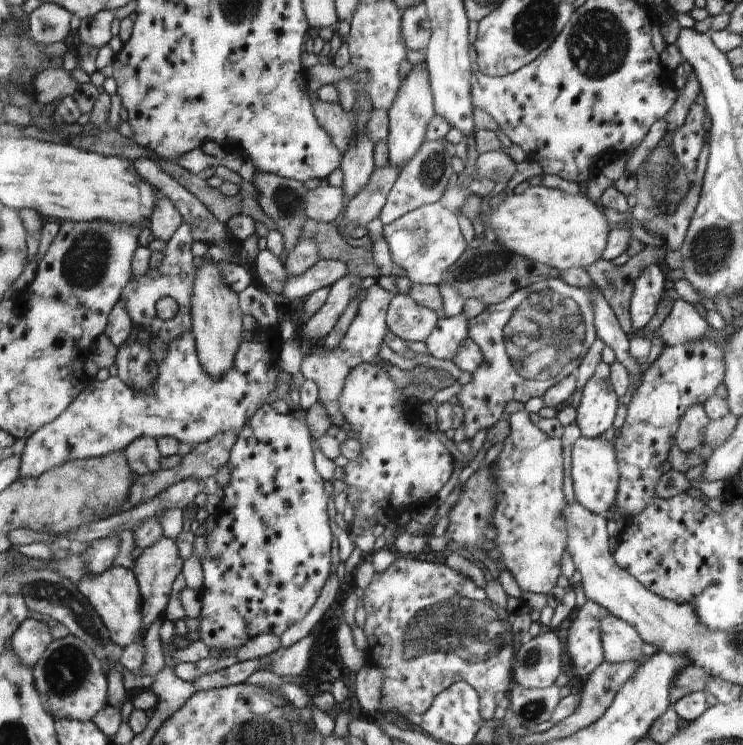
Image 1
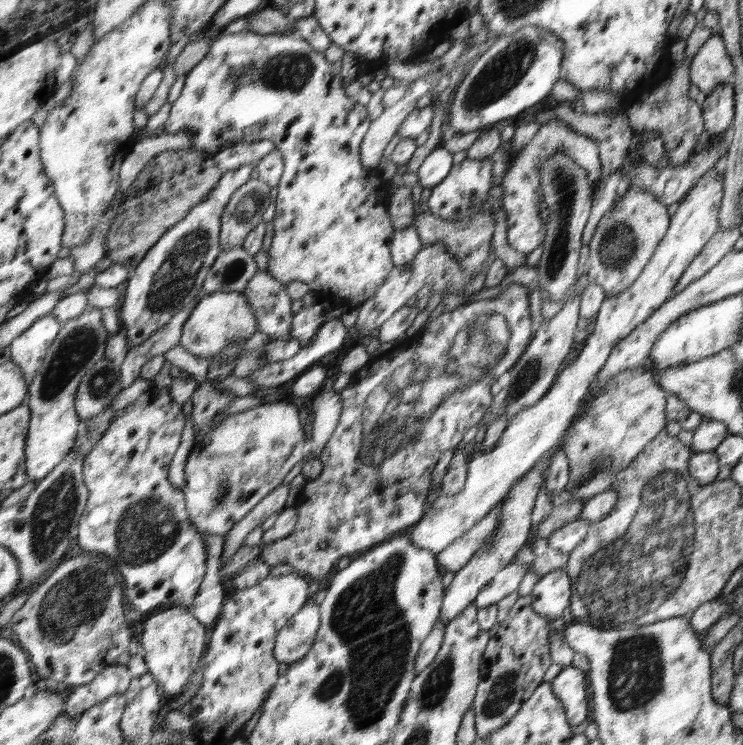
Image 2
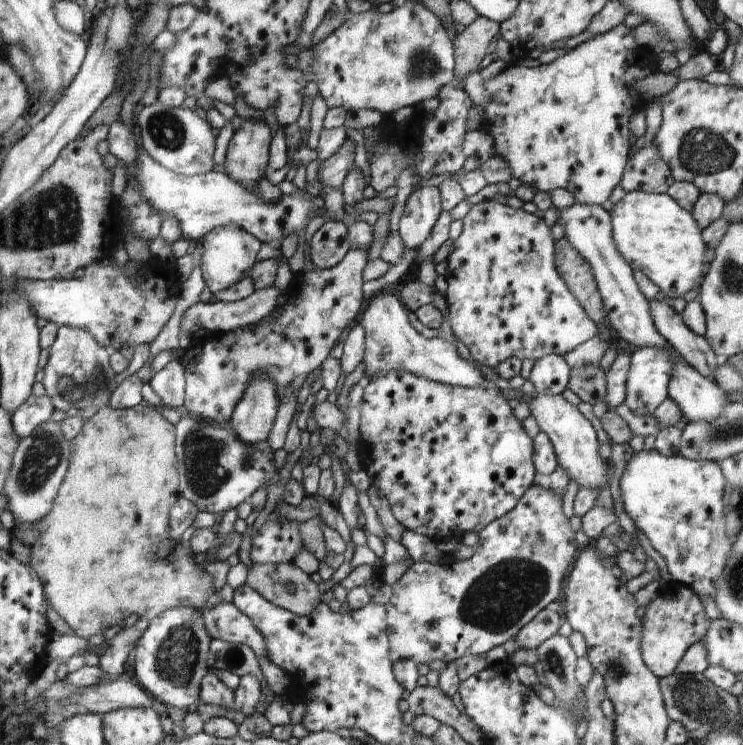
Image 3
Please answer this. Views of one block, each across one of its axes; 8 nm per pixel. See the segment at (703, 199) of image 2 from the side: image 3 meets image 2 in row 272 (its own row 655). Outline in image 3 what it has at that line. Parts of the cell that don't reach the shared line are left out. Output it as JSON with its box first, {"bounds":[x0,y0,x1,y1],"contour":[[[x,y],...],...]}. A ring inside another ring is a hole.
{"bounds":[641,583,710,679],"contour":[[[680,583],[674,588],[672,586],[663,587],[657,598],[648,603],[646,612],[642,616],[641,655],[649,669],[659,679],[674,674],[681,658],[688,652],[690,645],[701,641],[702,637],[705,637],[705,634],[708,633],[710,621],[705,616],[704,607],[697,592],[686,585],[680,586]]]}

